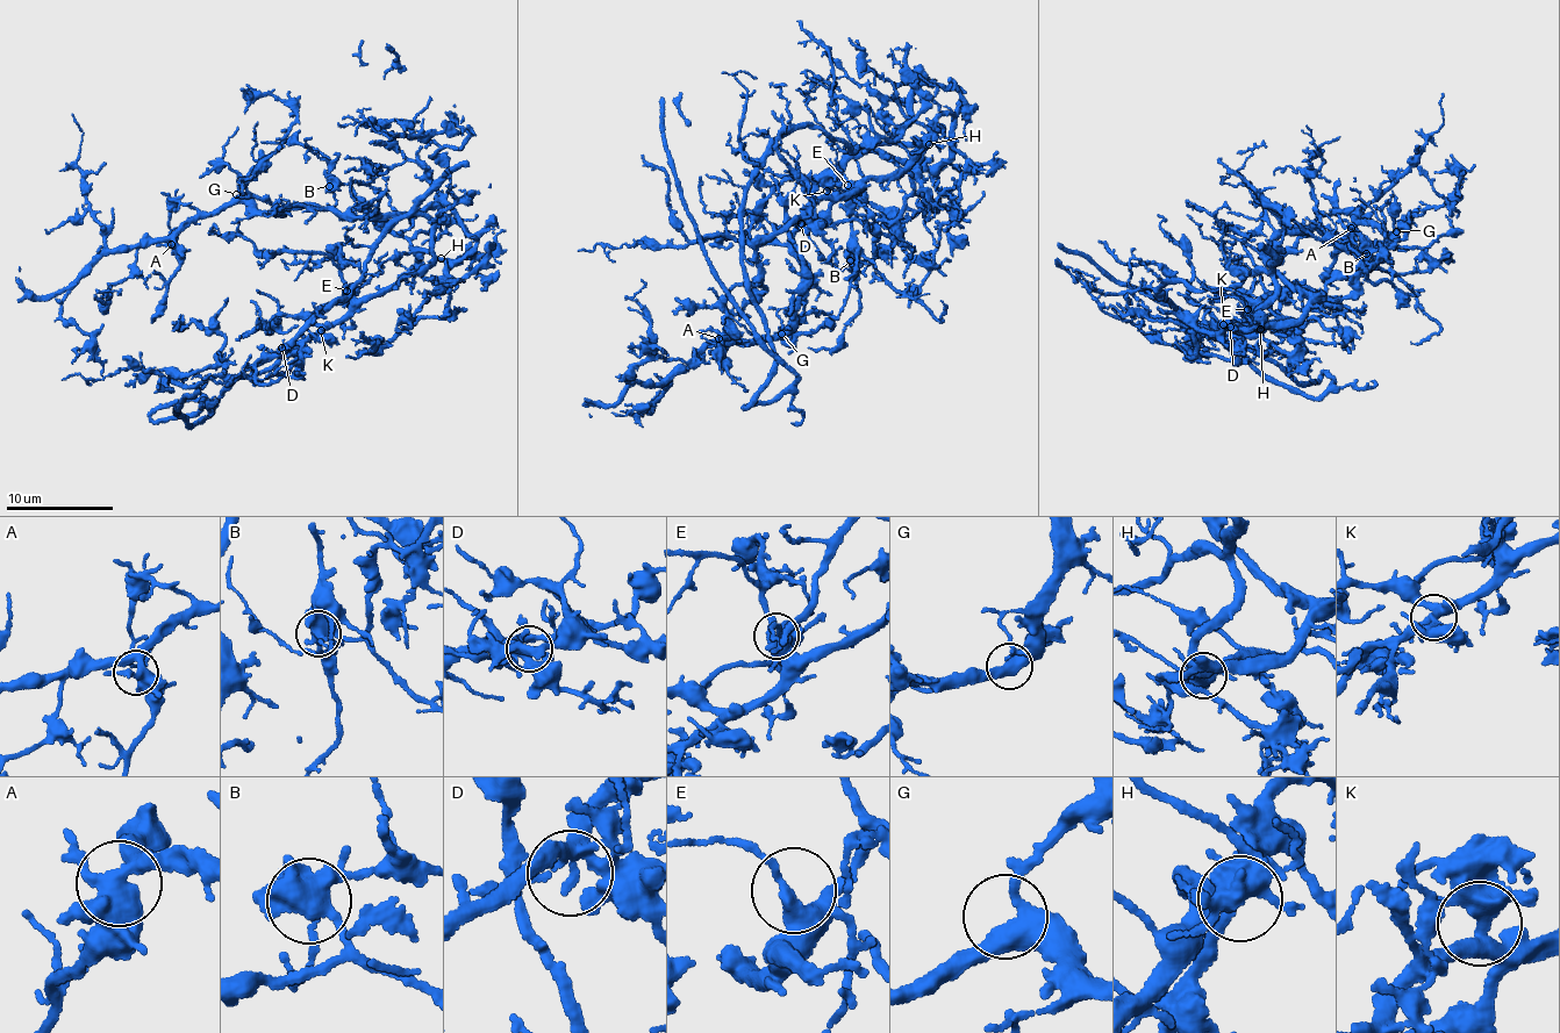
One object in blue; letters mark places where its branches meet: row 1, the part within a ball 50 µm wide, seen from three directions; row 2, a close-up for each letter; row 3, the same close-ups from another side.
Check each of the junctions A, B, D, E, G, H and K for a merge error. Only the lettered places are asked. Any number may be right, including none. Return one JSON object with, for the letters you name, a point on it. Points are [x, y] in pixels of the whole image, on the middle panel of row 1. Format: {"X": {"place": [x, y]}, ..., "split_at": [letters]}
{"split_at": []}

